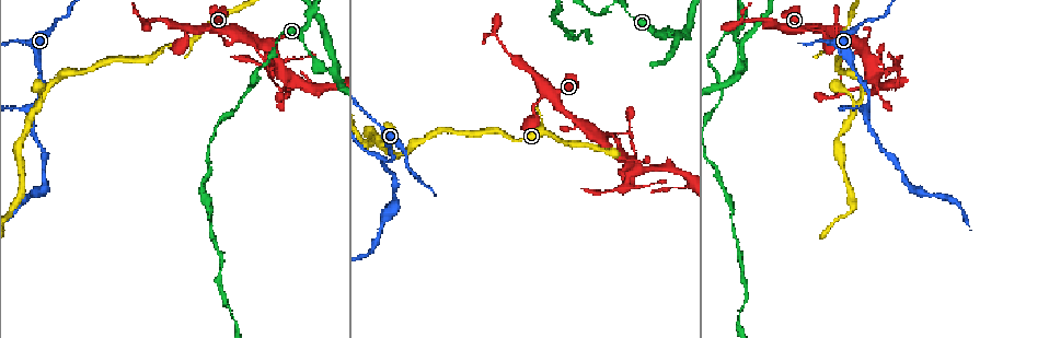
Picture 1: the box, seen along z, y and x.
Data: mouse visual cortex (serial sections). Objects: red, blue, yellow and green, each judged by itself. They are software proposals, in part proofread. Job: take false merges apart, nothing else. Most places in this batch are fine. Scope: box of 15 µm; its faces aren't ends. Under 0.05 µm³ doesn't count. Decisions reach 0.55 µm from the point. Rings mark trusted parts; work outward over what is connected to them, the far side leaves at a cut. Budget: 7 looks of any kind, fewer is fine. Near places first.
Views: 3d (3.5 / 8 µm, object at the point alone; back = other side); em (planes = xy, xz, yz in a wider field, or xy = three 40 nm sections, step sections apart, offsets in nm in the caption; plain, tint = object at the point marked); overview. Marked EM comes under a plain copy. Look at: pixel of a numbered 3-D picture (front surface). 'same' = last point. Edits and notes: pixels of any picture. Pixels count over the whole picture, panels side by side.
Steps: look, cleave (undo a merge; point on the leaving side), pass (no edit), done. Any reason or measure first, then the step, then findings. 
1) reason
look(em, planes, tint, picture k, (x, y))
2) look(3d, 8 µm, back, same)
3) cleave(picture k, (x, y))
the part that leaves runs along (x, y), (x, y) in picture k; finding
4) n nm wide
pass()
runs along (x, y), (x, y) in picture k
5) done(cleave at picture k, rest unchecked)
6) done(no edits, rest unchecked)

small branch off a trunk
look(3d, 3.5 µm, picture 1, (832, 34))

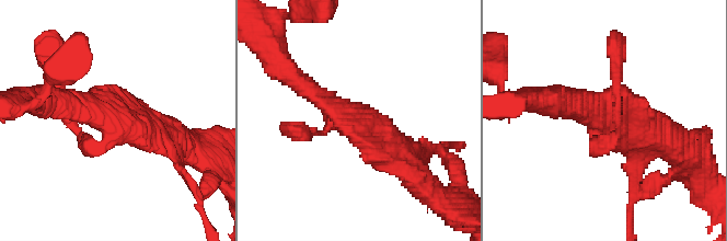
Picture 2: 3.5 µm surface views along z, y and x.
pass()
runs along (297, 80), (370, 125), (407, 164) in picture 2; all the same cell

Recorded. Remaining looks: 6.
thick turns thin
look(3d, 8 µm, picture 1, (493, 33))

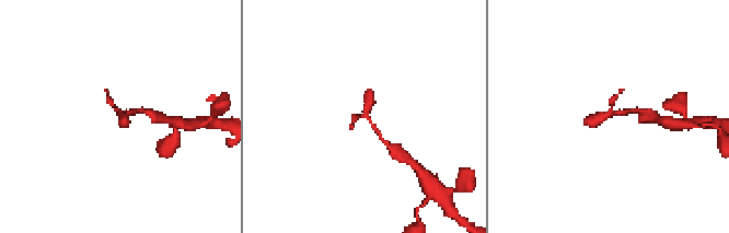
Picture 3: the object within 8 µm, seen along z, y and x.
look(em, xy, step 3, tint, picture 3, (366, 113))

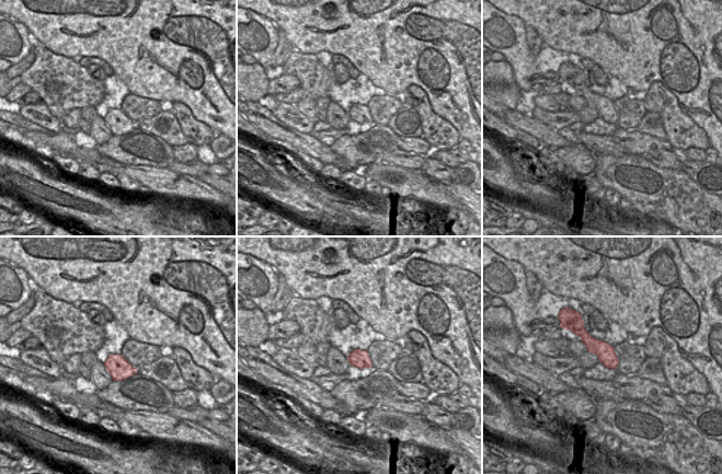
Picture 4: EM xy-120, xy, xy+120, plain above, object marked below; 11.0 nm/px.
pass()
runs along (575, 324), (614, 366) in picture 4; one cell here

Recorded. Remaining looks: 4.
three arms meet
look(3d, 3.5 µm, picture 1, (30, 105))

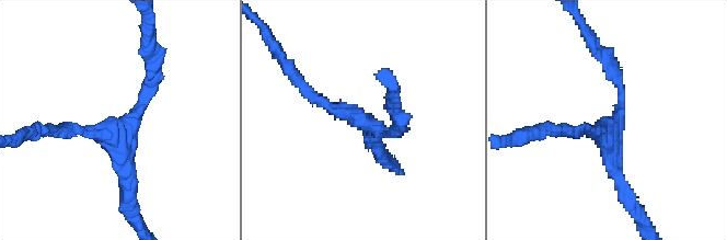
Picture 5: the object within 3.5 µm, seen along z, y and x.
3 arms; arms of 150, 150, 200 nm; need the tissue
look(em, xy, step 5, tint, picture 5, (372, 126))

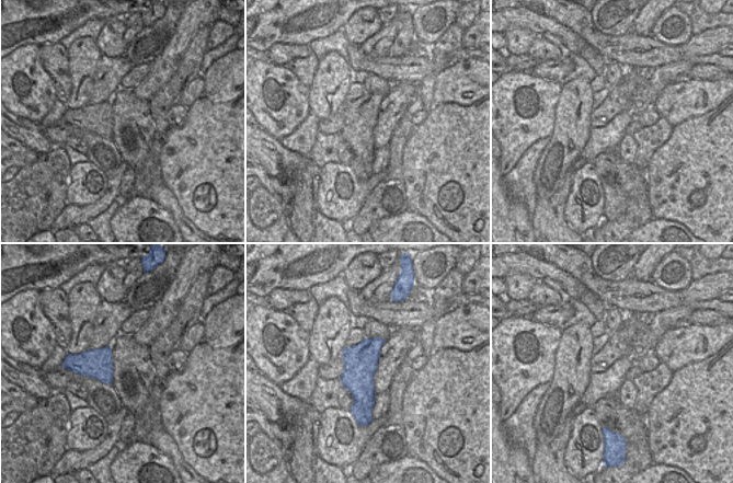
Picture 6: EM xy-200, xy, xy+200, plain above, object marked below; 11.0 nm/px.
380 nm wide
pass()
runs along (153, 69), (124, 139), (127, 203) in picture 5; all the same cell

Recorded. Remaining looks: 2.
done(no edits, rest unchecked)

